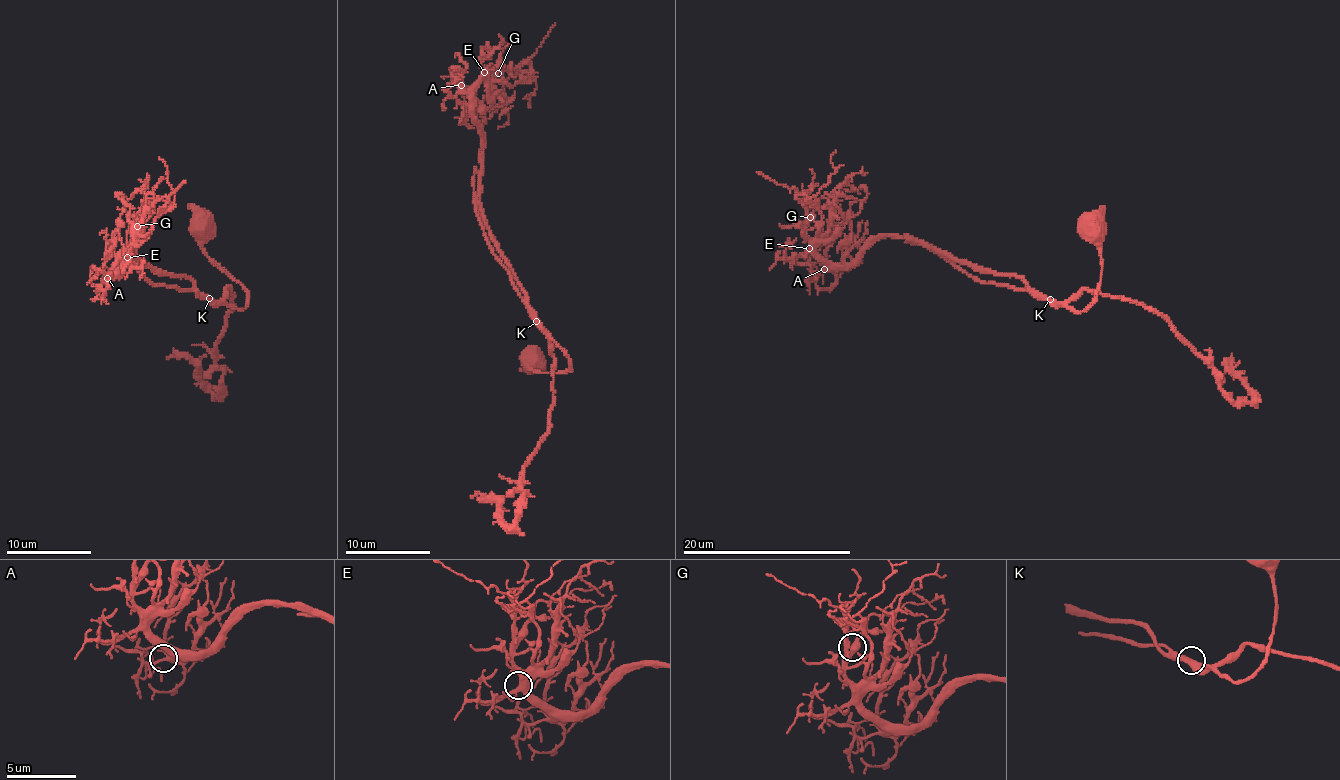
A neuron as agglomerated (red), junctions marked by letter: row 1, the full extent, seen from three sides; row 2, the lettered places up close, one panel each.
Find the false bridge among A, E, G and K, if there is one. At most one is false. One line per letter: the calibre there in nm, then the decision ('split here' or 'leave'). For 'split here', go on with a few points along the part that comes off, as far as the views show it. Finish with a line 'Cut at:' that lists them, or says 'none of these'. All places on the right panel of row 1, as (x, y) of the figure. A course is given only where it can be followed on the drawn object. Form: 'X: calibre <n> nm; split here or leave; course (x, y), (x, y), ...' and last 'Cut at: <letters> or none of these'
A: calibre 340 nm; leave
E: calibre 420 nm; leave
G: calibre 400 nm; leave
K: calibre 440 nm; leave
Cut at: none of these

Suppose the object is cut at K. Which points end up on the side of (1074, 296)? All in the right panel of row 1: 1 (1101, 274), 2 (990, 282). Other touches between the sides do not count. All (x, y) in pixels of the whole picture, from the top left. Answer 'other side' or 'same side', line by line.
1: other side
2: other side

